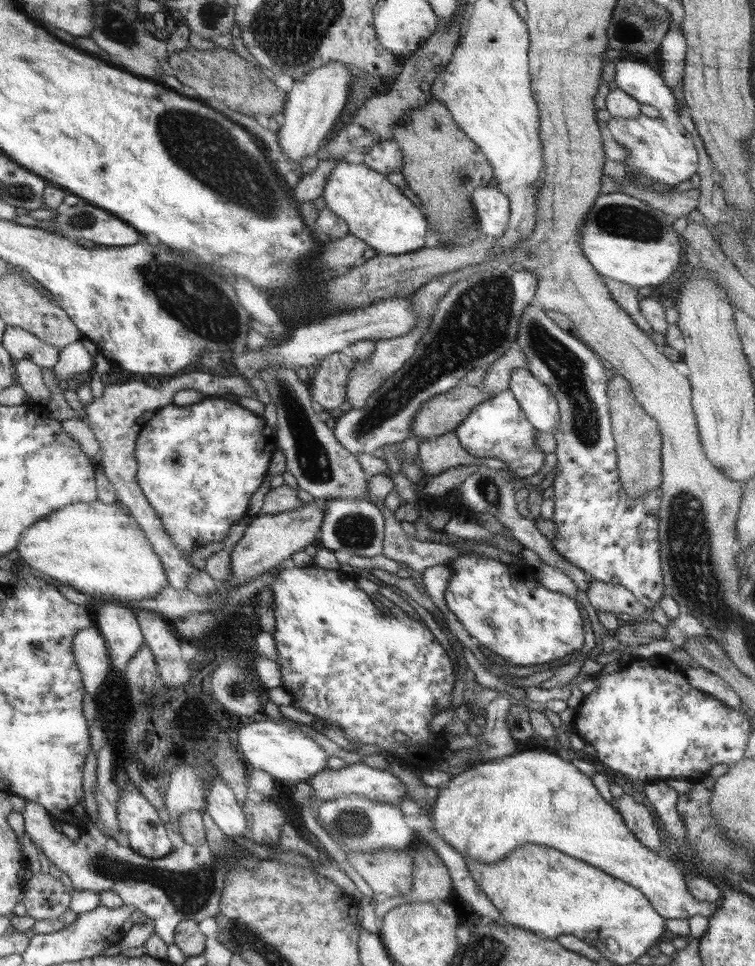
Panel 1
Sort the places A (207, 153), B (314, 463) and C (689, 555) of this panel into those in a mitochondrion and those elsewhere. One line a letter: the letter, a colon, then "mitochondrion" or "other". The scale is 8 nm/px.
A: mitochondrion
B: mitochondrion
C: mitochondrion

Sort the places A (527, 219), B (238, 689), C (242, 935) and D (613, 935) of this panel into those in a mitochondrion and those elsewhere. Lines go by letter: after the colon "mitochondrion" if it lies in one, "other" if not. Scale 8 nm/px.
A: other
B: mitochondrion
C: mitochondrion
D: other

